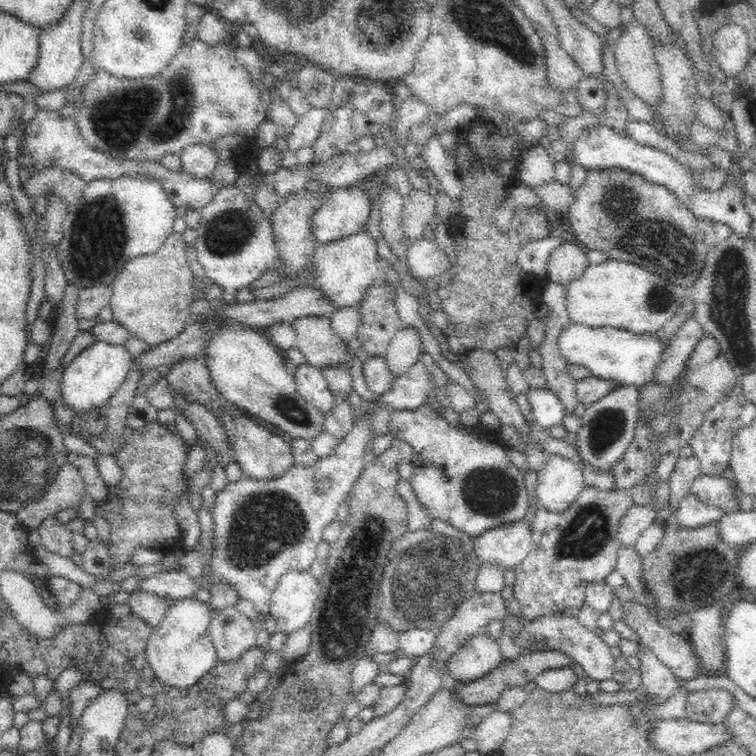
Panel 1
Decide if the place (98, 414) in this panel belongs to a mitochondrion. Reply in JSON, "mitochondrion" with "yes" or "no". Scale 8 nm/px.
{"mitochondrion":"no"}

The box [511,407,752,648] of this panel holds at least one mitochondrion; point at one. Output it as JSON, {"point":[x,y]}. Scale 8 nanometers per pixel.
{"point":[584,538]}

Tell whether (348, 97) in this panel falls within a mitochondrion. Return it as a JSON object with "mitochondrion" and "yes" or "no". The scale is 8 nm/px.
{"mitochondrion":"no"}

